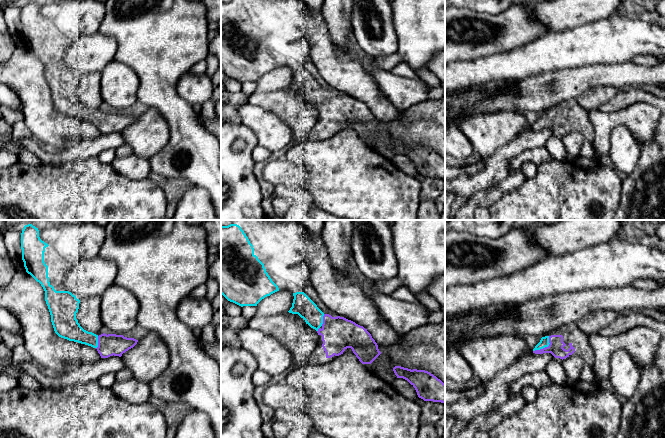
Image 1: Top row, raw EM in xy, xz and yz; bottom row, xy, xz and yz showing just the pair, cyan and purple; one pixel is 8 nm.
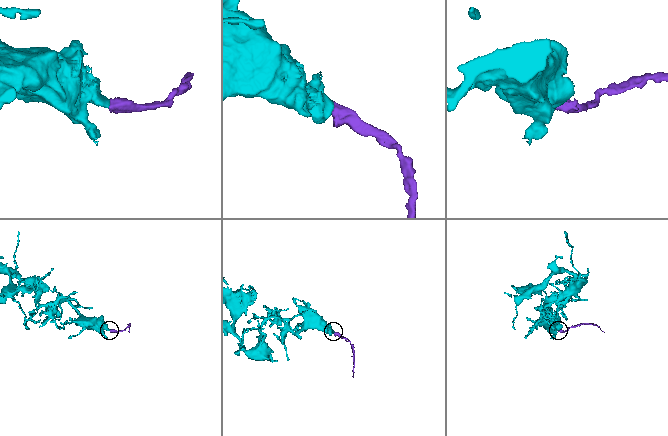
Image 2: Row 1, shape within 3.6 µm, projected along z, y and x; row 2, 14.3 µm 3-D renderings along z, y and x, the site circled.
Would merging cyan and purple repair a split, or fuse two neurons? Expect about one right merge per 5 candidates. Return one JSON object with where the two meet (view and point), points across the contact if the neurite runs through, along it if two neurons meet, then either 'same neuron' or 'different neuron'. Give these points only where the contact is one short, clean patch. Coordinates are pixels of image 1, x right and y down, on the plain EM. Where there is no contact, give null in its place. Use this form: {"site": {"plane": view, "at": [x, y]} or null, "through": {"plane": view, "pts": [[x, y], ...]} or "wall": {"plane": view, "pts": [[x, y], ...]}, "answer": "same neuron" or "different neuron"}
{"site": {"plane": "yz", "at": [545, 122]}, "through": {"plane": "yz", "pts": [[544, 118], [545, 122], [556, 121]]}, "answer": "same neuron"}

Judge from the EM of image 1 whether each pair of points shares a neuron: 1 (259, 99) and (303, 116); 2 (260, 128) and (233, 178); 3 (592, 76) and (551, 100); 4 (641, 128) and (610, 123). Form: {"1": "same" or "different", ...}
{"1": "same", "2": "different", "3": "same", "4": "same"}

